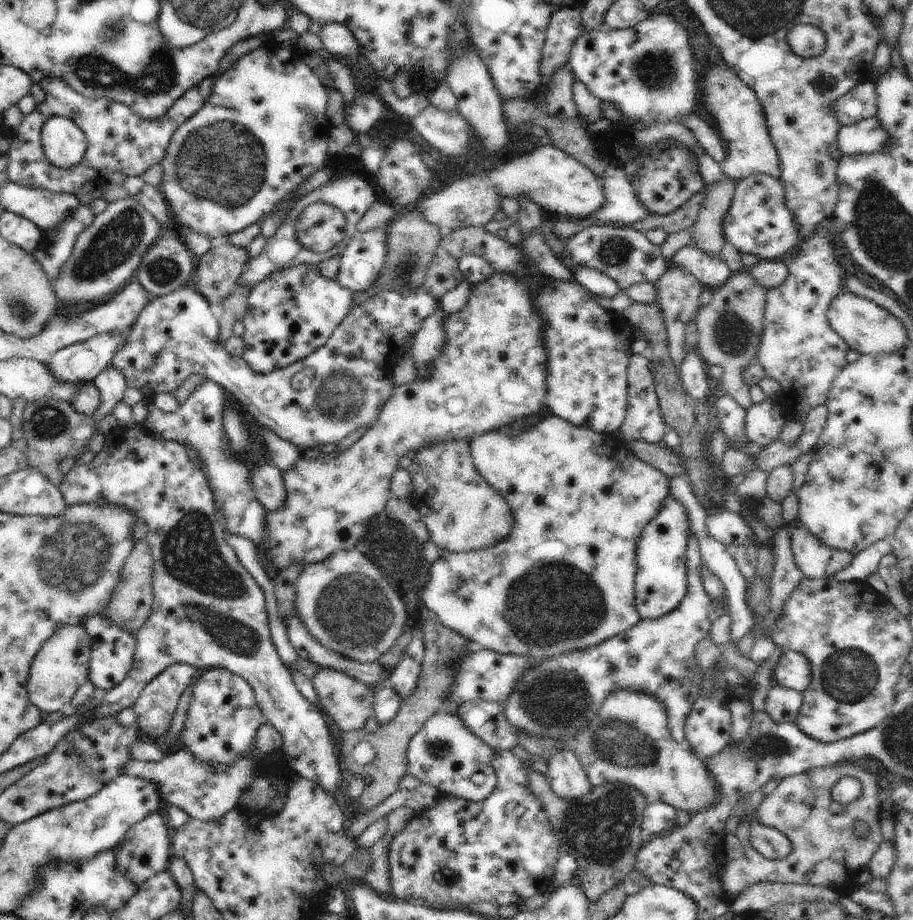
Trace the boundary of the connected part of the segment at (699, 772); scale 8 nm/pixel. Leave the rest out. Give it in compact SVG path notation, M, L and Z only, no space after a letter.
M620 689L610 693L598 716L572 741L592 786L623 782L637 788L648 803L662 801L689 815L717 803L719 790L714 776L693 751L673 739L664 705L653 696Z

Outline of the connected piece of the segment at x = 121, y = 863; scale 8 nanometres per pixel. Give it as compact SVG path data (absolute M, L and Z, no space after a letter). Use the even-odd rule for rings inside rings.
M159 810L145 816L140 822L131 826L122 840L115 846L117 849L115 852L117 872L135 885L141 885L155 874L168 870L169 862L172 859L170 836L171 827L166 826Z

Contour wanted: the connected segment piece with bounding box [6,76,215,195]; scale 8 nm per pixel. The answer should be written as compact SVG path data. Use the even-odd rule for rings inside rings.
M214 76L204 79L186 91L162 118L149 121L134 114L124 103L104 97L86 98L72 90L64 80L46 77L40 83L45 92L45 99L14 129L14 138L11 139L9 150L6 152L9 158L9 180L31 189L76 195L86 183L103 184L108 180L108 175L115 172L124 173L126 177L140 177L150 166L161 162L174 132L206 104L214 83ZM54 116L71 118L86 135L87 149L80 164L68 170L54 166L46 158L41 146L42 127Z

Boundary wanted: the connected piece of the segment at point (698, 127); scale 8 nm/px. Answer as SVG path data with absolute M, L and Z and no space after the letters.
M696 113L681 116L679 120L686 128L689 128L696 140L704 148L704 152L708 153L716 162L721 163L726 158L726 148L721 136L714 127L704 122Z

